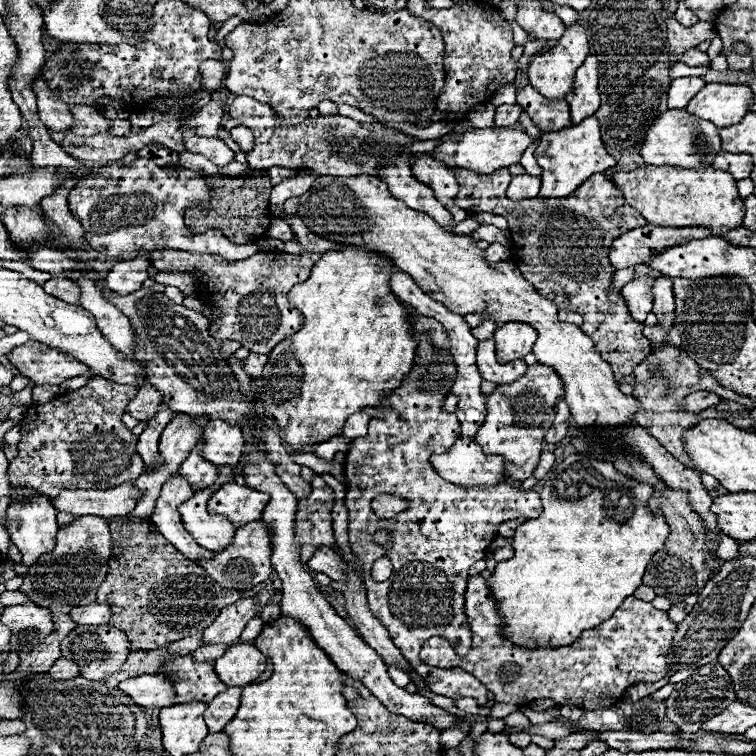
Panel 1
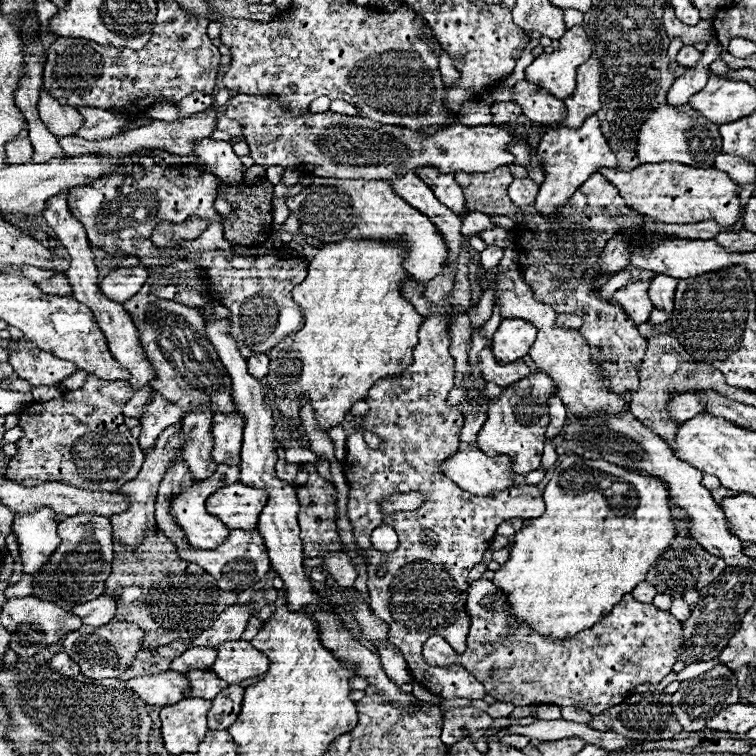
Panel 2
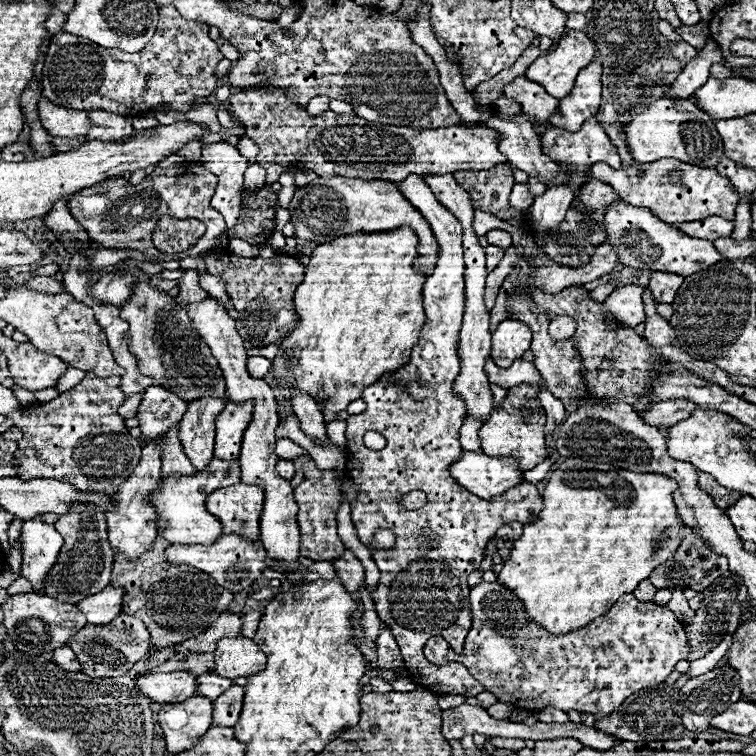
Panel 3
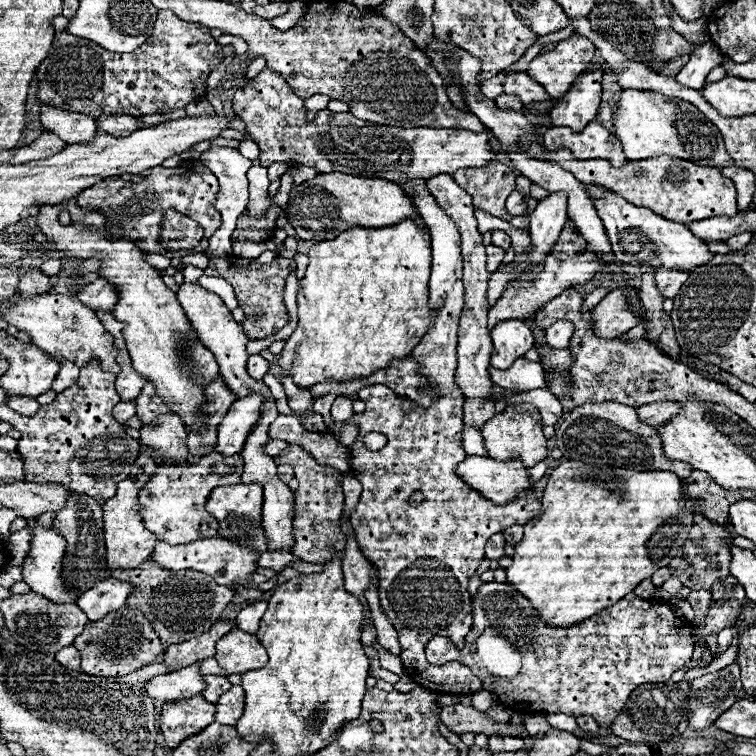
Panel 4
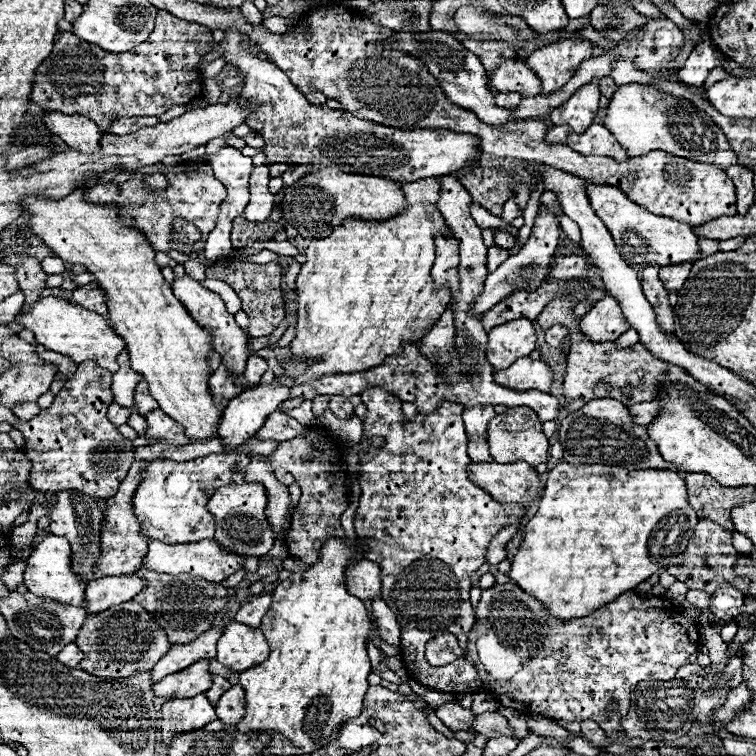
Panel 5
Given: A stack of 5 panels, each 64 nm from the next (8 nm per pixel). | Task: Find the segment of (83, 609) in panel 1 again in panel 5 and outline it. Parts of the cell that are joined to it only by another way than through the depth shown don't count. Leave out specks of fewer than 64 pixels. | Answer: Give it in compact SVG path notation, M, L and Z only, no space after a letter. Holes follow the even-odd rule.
M106 576L86 586L84 602L88 614L100 614L116 604L124 604L144 588L144 580L134 576Z

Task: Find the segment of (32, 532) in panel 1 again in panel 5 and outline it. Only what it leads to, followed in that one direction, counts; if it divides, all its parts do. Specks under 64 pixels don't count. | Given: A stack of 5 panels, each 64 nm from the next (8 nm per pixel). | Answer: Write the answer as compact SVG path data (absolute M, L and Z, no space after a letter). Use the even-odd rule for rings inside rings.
M48 534L44 536L26 558L26 570L24 570L24 584L30 592L36 592L36 596L48 596L62 604L76 604L84 606L84 588L86 584L70 570L70 544L62 536Z

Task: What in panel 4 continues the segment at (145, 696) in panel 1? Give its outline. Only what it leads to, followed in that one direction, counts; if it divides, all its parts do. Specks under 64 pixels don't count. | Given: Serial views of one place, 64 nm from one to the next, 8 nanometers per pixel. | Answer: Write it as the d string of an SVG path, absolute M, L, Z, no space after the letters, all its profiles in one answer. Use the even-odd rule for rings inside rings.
M192 664L188 668L174 670L170 674L158 674L144 684L146 684L146 694L150 698L168 702L168 700L184 700L188 696L198 696L204 688L204 678L198 674L198 664Z

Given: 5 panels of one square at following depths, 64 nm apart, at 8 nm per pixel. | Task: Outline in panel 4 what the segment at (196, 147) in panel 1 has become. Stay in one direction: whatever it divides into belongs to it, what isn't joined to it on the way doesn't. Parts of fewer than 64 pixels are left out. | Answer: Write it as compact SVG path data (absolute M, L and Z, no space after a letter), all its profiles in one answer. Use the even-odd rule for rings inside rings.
M216 146L216 148L210 148L206 150L202 156L200 156L202 164L208 166L216 176L218 176L218 182L220 182L220 192L216 196L216 210L222 214L222 226L220 230L212 236L210 240L210 246L208 250L204 252L208 258L226 258L232 254L232 242L230 242L230 236L236 228L236 220L238 216L246 210L246 204L248 204L248 182L246 182L246 172L248 168L252 166L252 162L248 158L244 158L236 148L228 148L228 146Z

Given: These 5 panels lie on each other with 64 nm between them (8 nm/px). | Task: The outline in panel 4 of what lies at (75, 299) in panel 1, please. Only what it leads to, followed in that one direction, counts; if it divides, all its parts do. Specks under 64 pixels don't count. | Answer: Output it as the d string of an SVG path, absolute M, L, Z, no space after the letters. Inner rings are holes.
M30 268L24 276L20 276L18 292L20 292L22 296L48 294L48 292L52 292L52 284L50 284L50 278L48 278L48 276L44 276L40 270Z

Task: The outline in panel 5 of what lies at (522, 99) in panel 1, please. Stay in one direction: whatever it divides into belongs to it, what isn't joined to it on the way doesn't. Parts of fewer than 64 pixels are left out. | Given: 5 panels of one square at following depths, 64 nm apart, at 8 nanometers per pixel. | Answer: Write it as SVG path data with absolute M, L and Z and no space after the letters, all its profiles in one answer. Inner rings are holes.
M520 58L500 64L500 68L496 68L496 72L490 76L490 82L496 86L498 92L518 92L522 94L522 98L542 94L540 80Z

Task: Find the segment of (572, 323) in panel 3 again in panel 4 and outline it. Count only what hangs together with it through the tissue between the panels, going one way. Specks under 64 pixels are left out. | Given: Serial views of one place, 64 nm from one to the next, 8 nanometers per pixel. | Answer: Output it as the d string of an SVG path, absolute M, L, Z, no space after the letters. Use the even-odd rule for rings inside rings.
M568 320L554 322L546 330L546 338L552 348L568 348L568 340L572 338L572 334L574 334L574 326Z

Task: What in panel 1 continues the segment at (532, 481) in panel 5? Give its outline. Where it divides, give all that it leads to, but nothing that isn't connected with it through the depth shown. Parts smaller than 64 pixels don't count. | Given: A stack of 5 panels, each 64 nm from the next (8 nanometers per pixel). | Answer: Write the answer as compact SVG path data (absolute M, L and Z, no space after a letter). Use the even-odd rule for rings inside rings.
M458 436L448 452L432 454L430 464L444 480L460 486L492 486L506 480L504 458L484 454L480 444L464 436Z

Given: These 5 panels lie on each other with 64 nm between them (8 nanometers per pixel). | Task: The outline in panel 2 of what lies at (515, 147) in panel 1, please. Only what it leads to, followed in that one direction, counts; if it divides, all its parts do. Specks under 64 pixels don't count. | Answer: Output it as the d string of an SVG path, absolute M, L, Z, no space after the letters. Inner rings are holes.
M238 94L232 96L228 106L226 106L226 116L236 120L238 124L242 124L244 128L244 136L246 142L250 146L250 156L254 158L256 166L284 166L284 168L294 168L294 166L304 166L310 164L306 168L312 168L316 172L316 176L324 176L324 178L364 178L364 180L392 180L398 174L394 170L418 170L422 166L434 166L440 168L442 172L458 172L458 170L466 170L466 172L492 172L492 168L500 168L500 166L508 166L514 162L514 156L508 152L508 146L516 144L516 136L502 126L462 126L462 124L454 124L448 126L442 132L424 136L418 132L412 132L408 128L400 128L400 126L388 126L388 124L380 124L380 122L372 122L360 116L344 116L344 114L334 114L334 112L324 112L320 116L316 114L306 114L300 118L292 118L278 100L274 98L264 98L264 96L246 96L246 94ZM338 126L338 132L328 132L328 128ZM400 164L400 166L394 166Z

